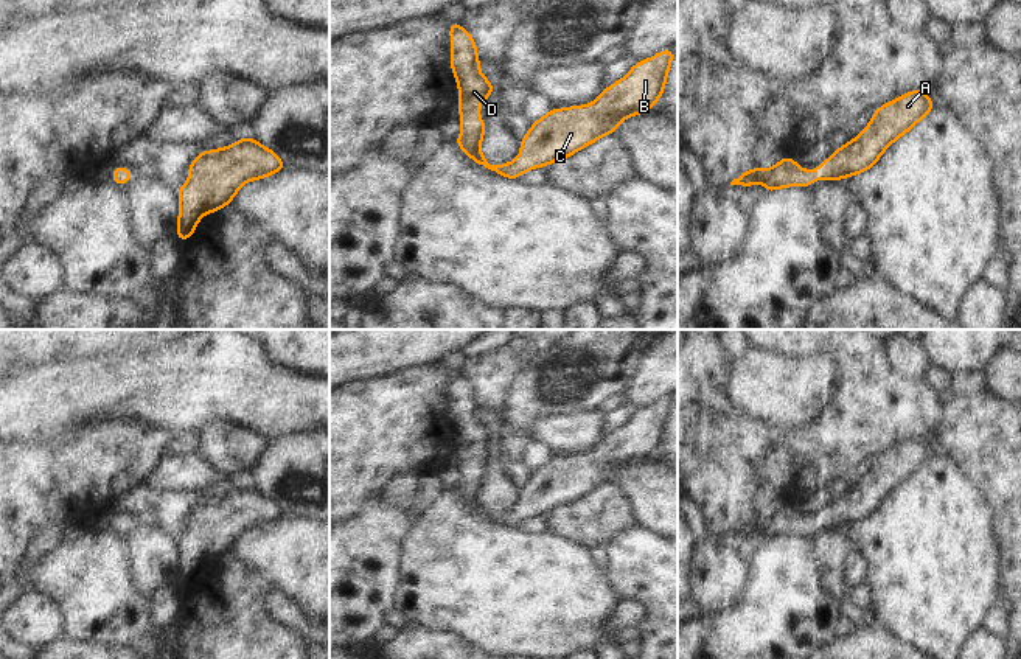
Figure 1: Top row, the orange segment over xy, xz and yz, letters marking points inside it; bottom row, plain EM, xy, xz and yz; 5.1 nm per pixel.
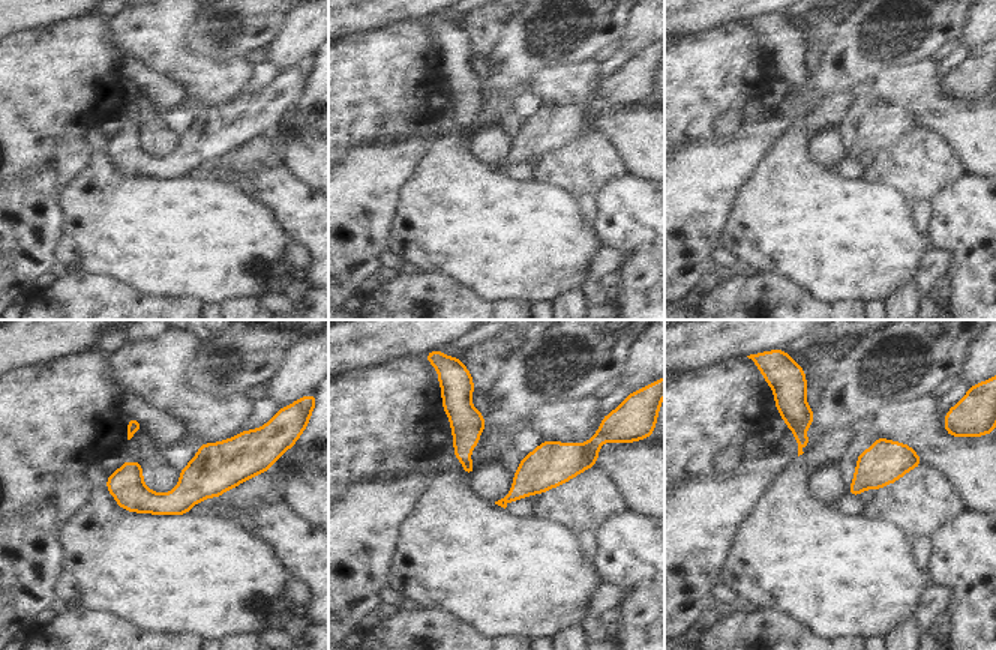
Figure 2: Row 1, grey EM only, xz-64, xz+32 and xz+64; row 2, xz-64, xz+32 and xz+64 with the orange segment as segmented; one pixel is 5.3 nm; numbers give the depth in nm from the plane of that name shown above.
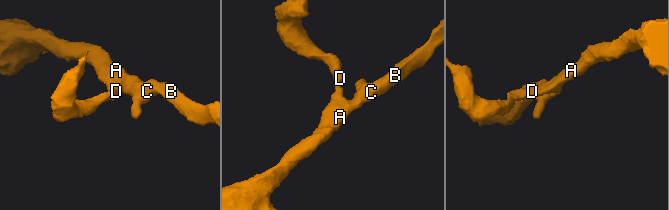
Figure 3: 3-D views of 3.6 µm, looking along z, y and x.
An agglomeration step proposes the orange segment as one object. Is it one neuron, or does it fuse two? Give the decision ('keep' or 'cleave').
keep

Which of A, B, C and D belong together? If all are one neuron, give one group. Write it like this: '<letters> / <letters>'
A B C D

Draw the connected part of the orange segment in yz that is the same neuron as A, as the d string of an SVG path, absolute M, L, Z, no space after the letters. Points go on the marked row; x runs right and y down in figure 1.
M912 90L878 107L867 127L856 138L838 148L816 171L802 169L794 159L783 157L771 169L763 171L754 166L734 179L730 185L754 187L760 179L768 193L791 185L805 188L817 177L841 180L864 173L876 163L889 145L911 131L934 107L925 90Z

